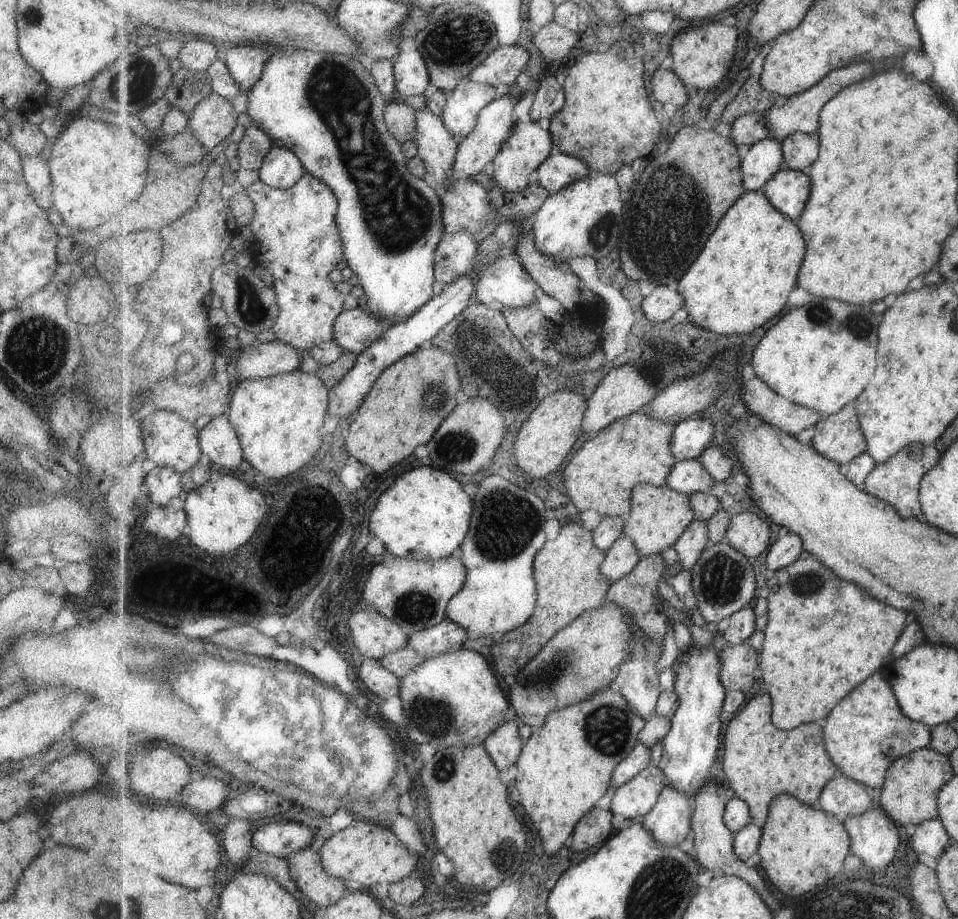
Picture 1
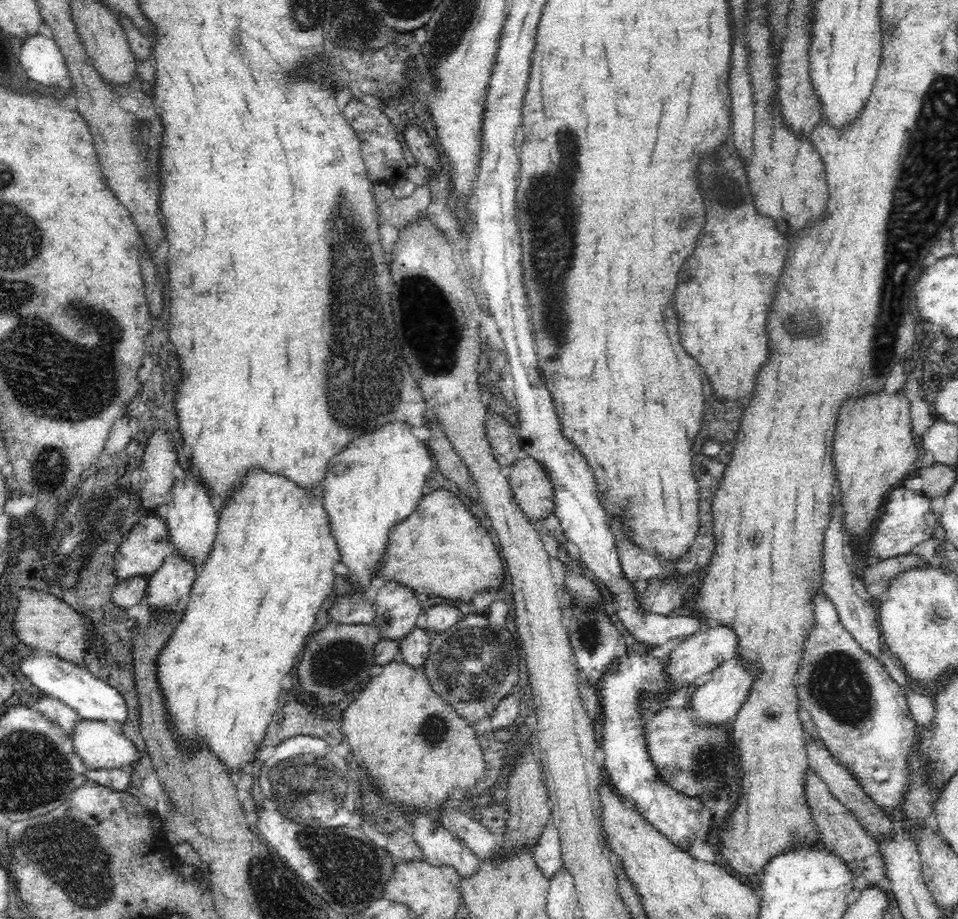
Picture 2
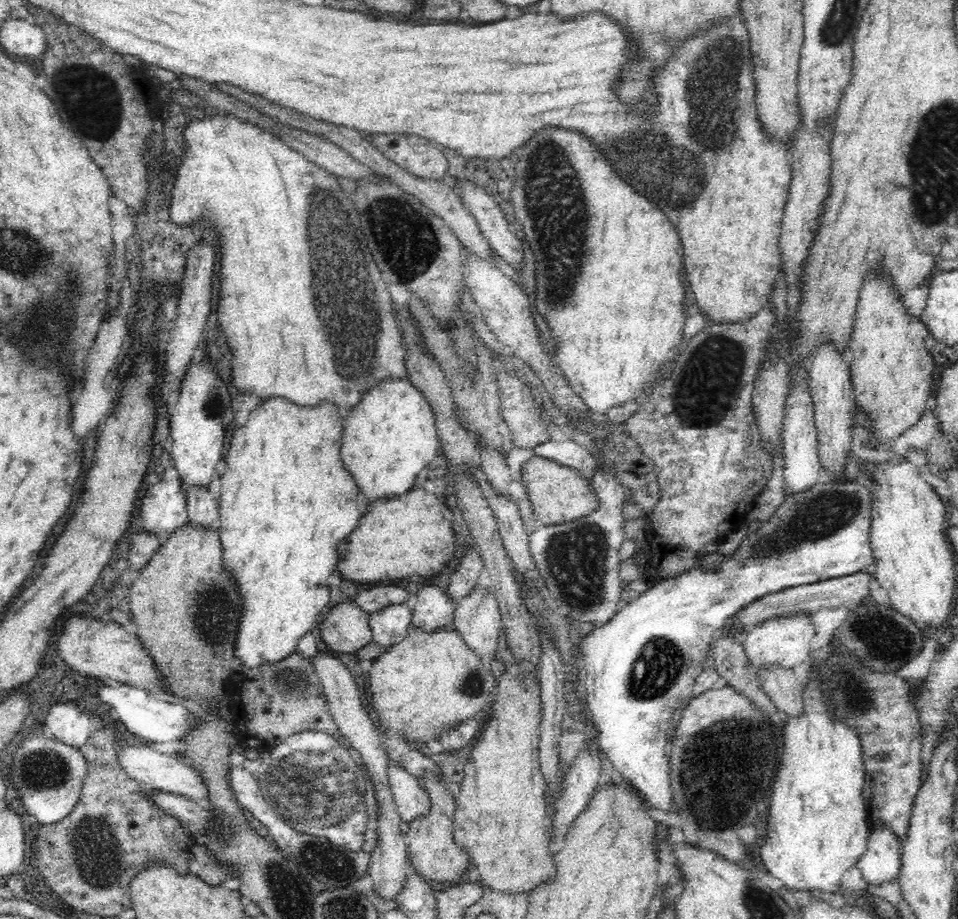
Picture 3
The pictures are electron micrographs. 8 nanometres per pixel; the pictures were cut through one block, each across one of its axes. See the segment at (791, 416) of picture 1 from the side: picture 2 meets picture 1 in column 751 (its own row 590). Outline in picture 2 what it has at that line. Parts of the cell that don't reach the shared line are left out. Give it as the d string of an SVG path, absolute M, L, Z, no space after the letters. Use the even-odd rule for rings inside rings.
M385 581L379 588L374 603L375 619L373 624L378 627L380 636L384 639L401 640L407 634L410 634L416 626L416 620L422 612L421 602L418 600L414 591L396 581Z

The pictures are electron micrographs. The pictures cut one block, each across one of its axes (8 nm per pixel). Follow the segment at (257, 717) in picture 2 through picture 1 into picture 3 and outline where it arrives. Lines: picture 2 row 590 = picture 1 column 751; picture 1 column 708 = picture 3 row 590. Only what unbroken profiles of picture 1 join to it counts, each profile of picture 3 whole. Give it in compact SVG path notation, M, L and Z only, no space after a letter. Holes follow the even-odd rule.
M270 396L262 400L250 414L242 426L236 427L233 432L230 449L225 458L225 472L221 476L221 500L219 508L219 530L222 544L225 548L225 568L238 579L242 599L244 599L244 614L242 614L240 628L238 628L238 640L236 644L235 658L240 659L246 666L260 664L263 660L274 662L297 651L297 643L308 631L316 631L318 616L324 610L329 601L329 583L327 580L336 571L338 557L337 548L358 524L362 512L366 510L366 504L362 504L360 487L352 473L346 469L346 465L340 460L340 446L342 446L342 430L344 430L344 408L332 400L322 400L316 406L302 406L296 404L284 396Z

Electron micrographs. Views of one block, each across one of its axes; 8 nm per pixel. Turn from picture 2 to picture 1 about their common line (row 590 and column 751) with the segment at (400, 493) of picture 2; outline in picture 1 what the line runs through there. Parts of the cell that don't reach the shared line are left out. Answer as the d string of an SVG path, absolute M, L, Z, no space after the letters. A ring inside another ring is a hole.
M815 297L810 303L789 310L772 323L753 351L751 365L755 376L762 378L777 394L795 404L819 411L824 416L837 414L863 394L876 373L879 318L881 316L875 312L865 310L865 306Z

